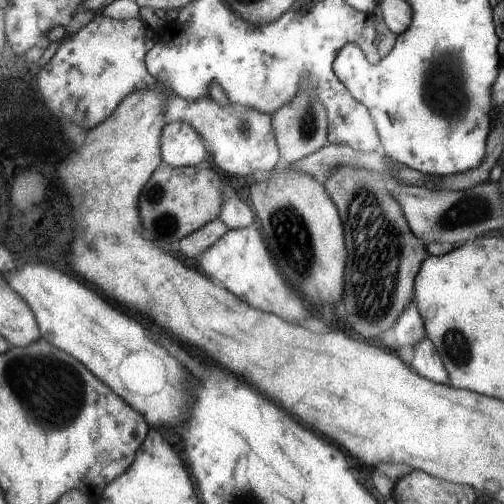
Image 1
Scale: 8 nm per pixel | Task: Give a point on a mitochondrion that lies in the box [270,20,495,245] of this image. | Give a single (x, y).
(446, 90)

